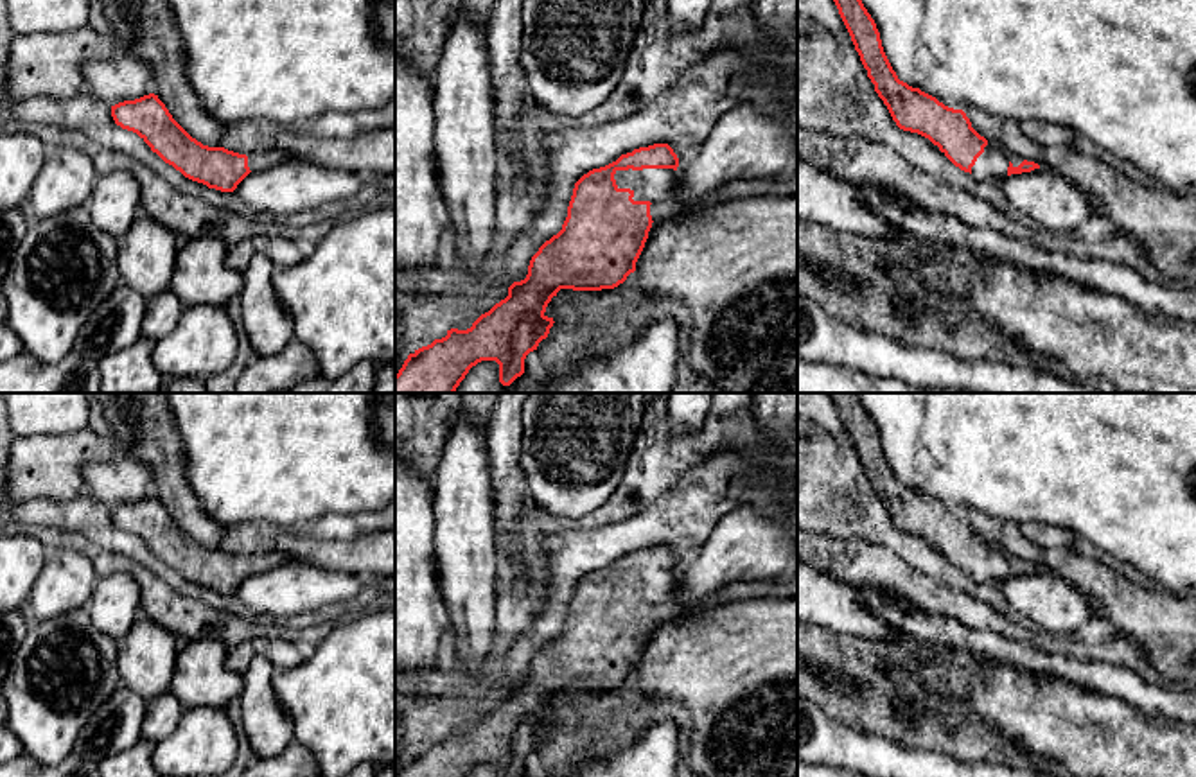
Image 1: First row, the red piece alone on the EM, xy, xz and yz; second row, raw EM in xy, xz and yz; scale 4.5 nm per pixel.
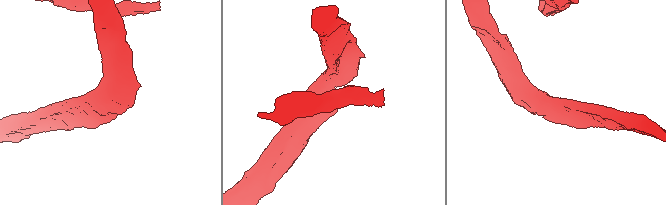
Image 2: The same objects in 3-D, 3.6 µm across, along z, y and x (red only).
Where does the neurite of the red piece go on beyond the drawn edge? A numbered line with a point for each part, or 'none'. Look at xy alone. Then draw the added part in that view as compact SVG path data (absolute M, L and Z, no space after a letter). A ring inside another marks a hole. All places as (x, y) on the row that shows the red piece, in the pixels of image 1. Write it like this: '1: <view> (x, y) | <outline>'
1: xy (259, 160) | M280 149L257 151L246 156L248 156L248 167L251 172L269 169L287 160L295 160L293 154L280 151Z

